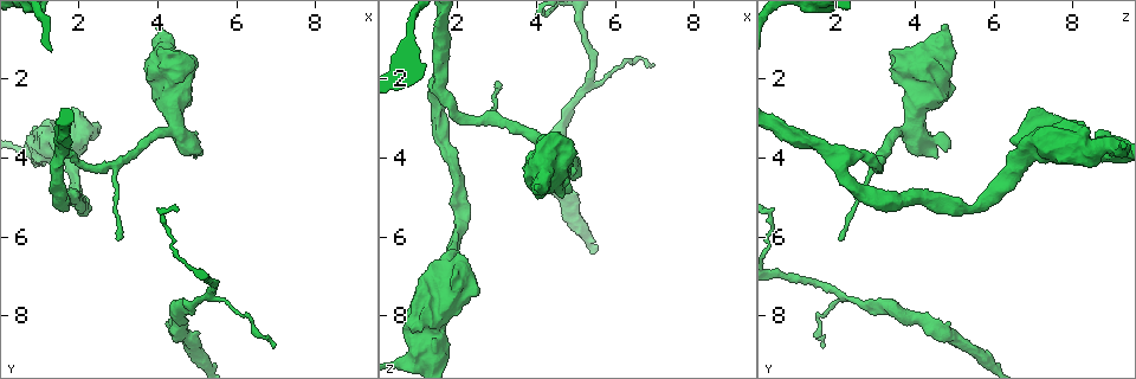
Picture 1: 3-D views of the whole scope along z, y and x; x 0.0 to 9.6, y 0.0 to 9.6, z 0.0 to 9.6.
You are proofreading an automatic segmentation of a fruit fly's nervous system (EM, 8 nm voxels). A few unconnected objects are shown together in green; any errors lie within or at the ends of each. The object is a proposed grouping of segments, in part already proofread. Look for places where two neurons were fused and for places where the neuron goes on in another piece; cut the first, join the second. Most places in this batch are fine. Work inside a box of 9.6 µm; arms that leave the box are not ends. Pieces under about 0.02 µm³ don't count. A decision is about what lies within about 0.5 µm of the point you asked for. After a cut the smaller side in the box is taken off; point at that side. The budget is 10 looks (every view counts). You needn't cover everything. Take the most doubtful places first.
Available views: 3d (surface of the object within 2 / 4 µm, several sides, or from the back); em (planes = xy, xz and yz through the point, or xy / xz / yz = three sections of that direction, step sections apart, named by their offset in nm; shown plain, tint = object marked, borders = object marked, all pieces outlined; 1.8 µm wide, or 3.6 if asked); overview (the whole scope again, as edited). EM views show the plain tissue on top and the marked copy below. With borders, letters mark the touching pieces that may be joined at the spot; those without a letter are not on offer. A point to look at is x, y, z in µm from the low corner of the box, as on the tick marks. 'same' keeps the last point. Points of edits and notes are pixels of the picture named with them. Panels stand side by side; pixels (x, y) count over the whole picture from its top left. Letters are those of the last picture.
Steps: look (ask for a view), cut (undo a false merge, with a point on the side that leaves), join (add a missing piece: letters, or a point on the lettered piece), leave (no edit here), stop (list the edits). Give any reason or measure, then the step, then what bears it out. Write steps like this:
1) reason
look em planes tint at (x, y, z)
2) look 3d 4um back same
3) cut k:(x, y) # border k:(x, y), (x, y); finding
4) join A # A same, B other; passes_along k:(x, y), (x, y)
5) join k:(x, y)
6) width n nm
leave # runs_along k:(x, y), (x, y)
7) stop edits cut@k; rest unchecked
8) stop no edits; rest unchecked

thick turns thin
look 3d 4um at (4.35, 1.75, 3.90)

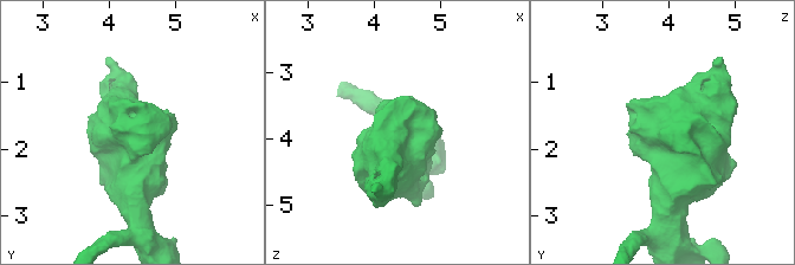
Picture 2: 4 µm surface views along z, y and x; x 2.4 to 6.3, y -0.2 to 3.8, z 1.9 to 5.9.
look em 3.6um xy step 4 tint at (4.35, 1.75, 3.95)

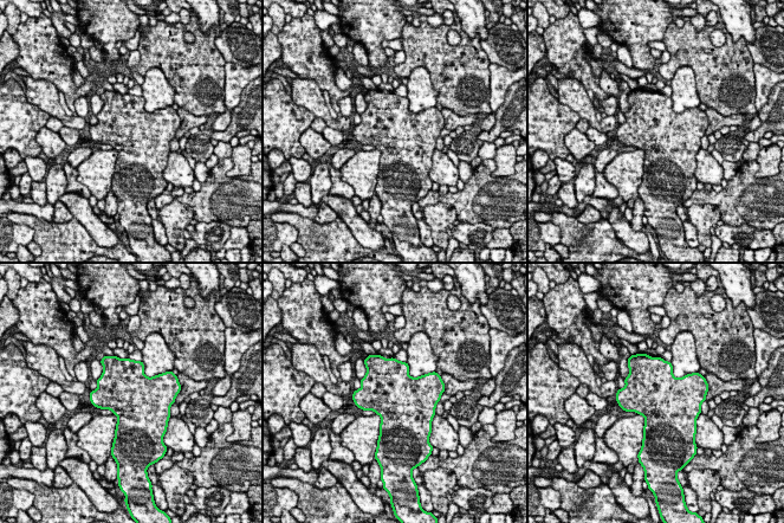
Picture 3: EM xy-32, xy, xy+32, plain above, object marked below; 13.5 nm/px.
look em 3.6um planes borders same

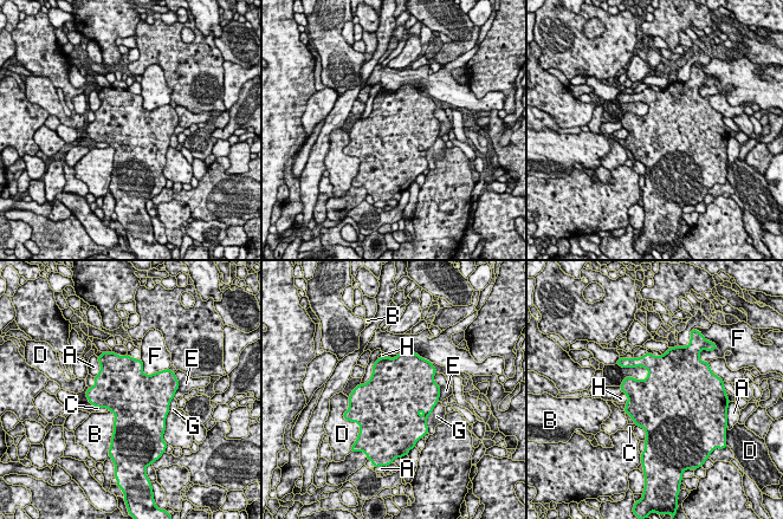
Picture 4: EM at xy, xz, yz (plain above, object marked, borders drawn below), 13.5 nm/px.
width 750 nm
leave # A other, B other, C other, D other, E other, F other, G other, H other; border 4:(97, 407), (107, 407), (110, 410); continuous, no second neuron

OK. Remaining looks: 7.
abrupt turn
look em 3.6um planes borders at (0.90, 3.85, 9.15)

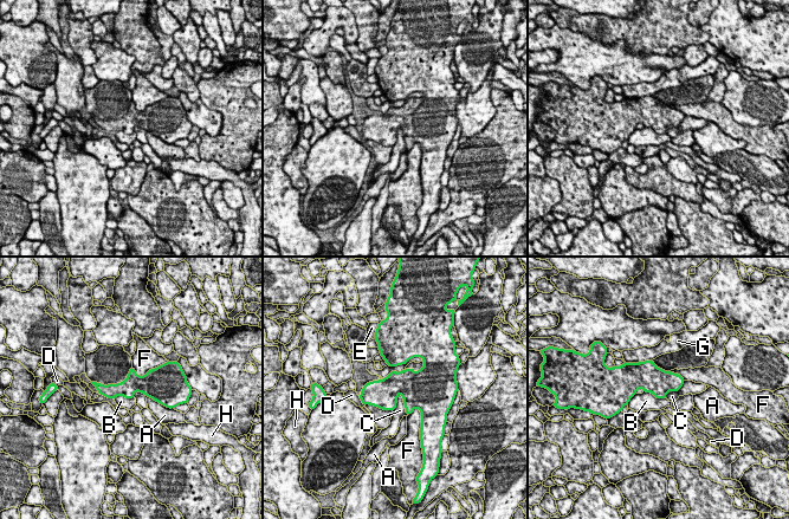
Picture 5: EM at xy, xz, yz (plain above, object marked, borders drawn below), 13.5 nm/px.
leave # A other, B other, C other, D other, E other, F other, G other, H other; border 5:(399, 393), (403, 400), (407, 415); one neuron here

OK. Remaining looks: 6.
look em planes tint at (1.45, 4.10, 2.15)

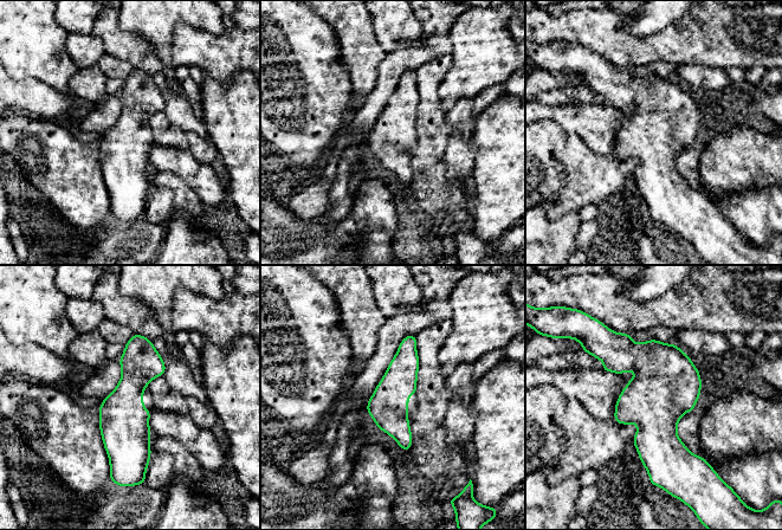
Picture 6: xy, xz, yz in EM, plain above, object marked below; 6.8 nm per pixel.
what lies round it
look em planes borders same

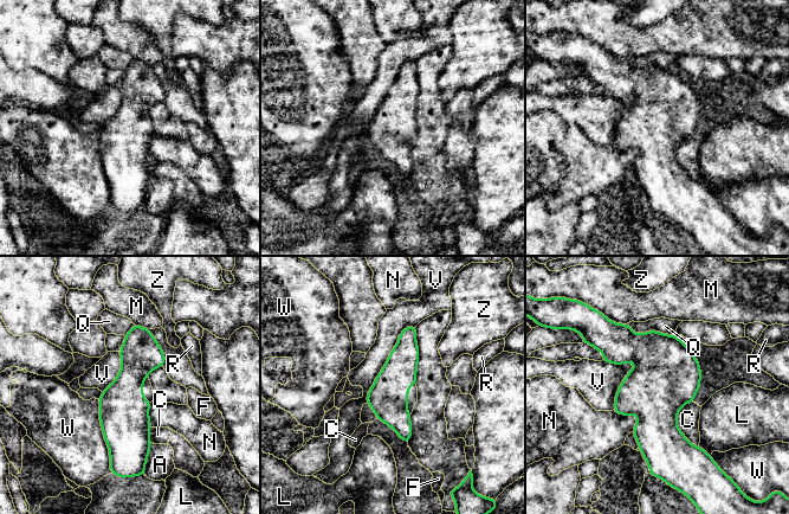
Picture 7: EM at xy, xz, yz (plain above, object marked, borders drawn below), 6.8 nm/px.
leave # A other, C other, F other, L other, M other, N other, Q other, R other, V other, W other, Z other; border 7:(415, 326), (401, 332), (366, 402); all the same neuron

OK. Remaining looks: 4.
an open end
look em 3.6um planes borders at (2.00, 2.85, 7.45)

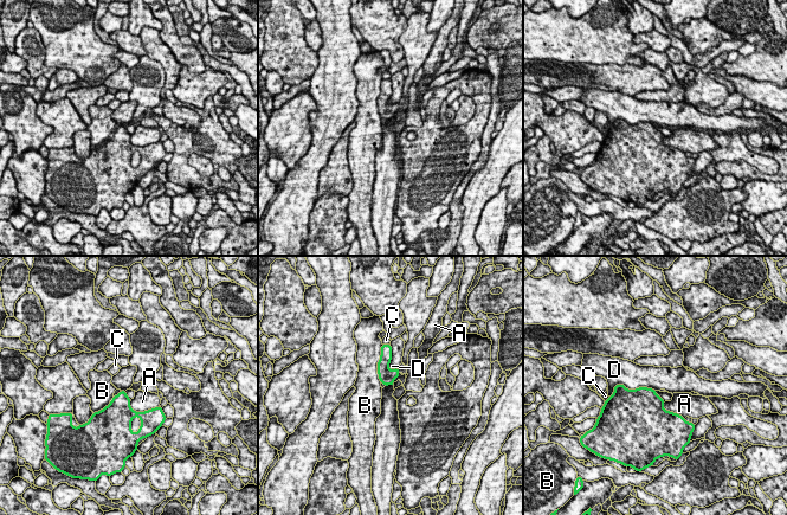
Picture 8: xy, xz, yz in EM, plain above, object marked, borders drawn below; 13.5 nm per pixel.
leave # A other, B other, C other, D other; border 8:(615, 385), (655, 391); no lettered piece goes on from it

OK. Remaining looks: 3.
stop no edits; rest unchecked

